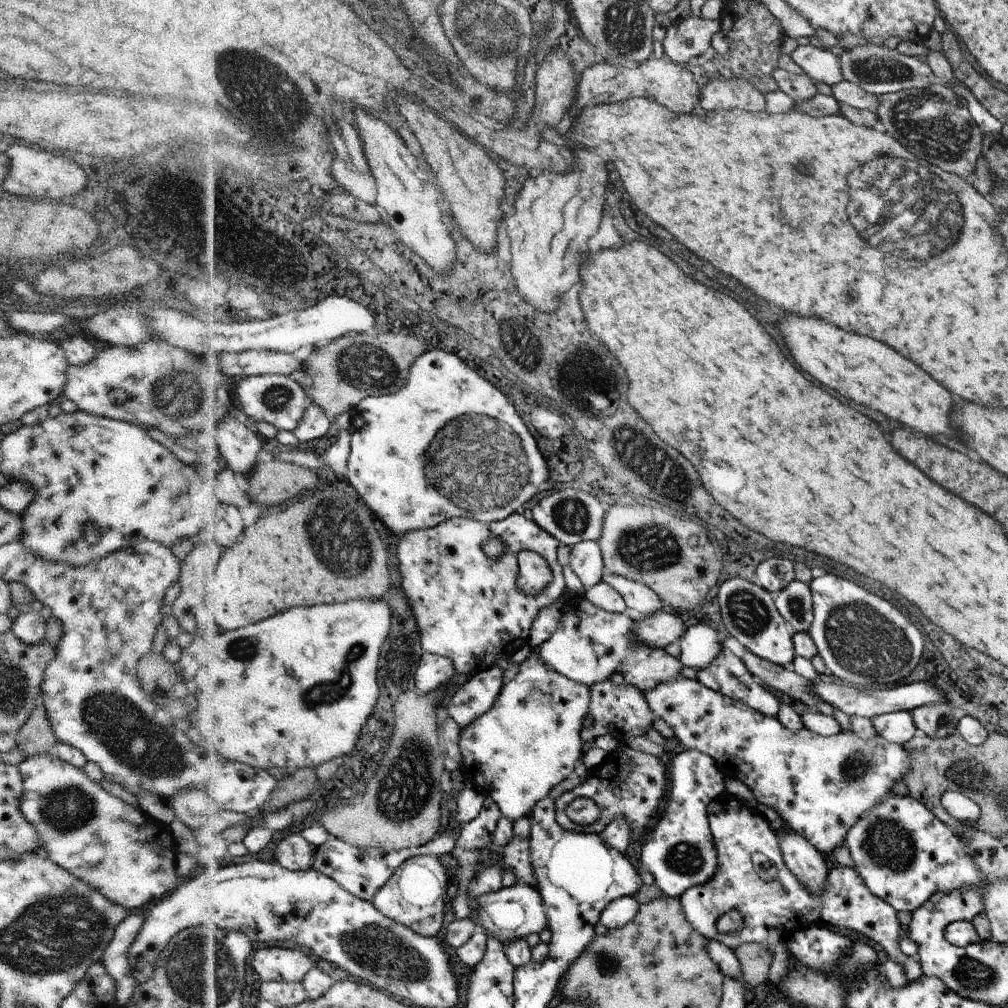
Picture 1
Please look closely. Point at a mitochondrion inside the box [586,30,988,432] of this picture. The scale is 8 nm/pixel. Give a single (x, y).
(915, 212)

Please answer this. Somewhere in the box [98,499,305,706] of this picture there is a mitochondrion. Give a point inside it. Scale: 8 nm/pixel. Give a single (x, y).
(242, 649)

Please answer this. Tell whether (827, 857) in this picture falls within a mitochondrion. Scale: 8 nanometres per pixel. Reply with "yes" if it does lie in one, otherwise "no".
no

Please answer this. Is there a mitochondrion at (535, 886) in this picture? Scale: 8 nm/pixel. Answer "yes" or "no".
no

